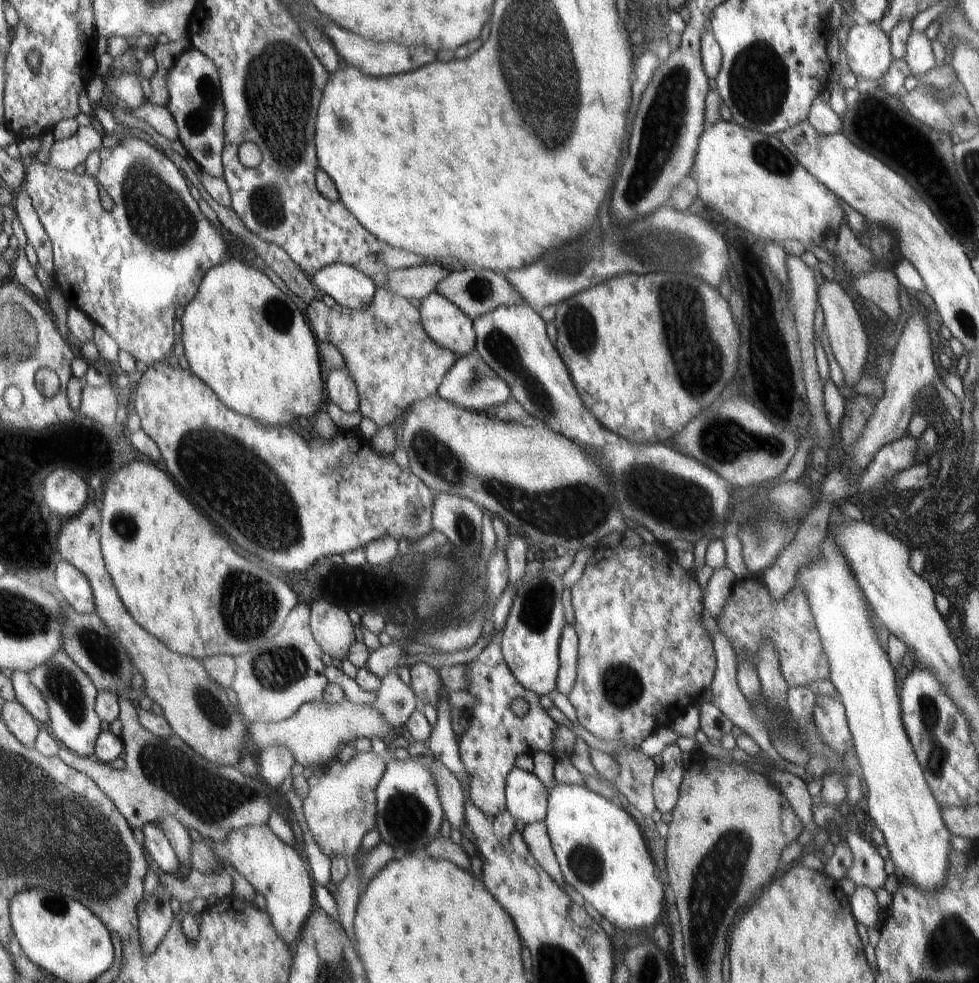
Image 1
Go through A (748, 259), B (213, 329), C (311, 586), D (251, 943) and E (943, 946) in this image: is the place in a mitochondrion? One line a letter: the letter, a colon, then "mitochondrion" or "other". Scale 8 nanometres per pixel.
A: other
B: other
C: other
D: other
E: mitochondrion

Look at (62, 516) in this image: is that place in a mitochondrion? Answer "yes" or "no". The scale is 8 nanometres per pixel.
no

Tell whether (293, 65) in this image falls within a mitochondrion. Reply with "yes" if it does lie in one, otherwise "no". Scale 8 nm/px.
yes

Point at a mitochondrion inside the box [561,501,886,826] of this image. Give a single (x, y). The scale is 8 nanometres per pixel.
(623, 688)

